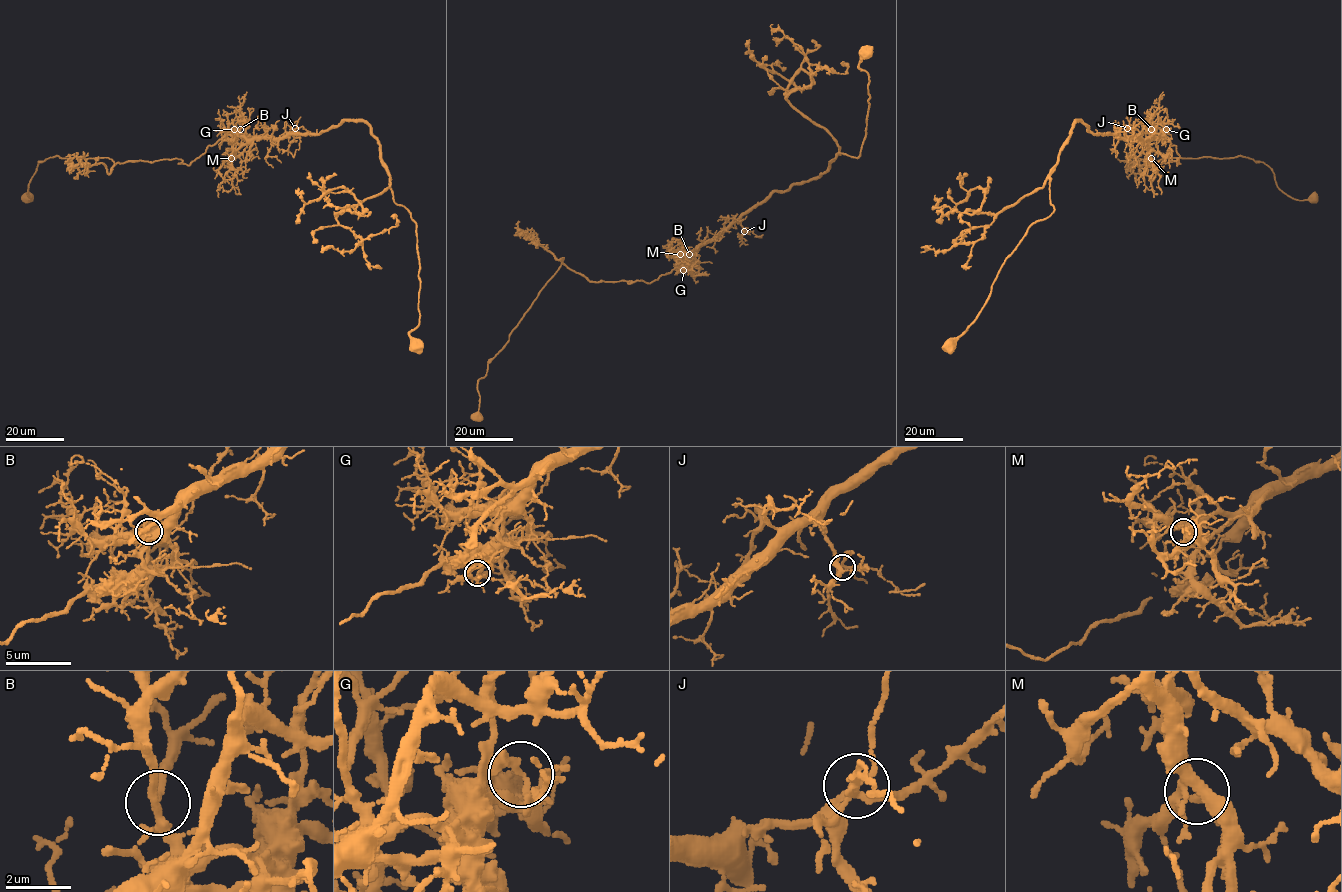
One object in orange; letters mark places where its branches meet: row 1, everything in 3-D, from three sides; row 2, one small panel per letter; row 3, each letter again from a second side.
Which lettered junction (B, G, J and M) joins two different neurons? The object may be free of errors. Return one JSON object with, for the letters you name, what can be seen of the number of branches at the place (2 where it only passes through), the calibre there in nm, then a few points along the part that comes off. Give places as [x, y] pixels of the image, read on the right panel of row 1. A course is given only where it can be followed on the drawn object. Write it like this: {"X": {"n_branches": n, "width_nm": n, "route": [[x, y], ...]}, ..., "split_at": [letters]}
{"G": {"n_branches": 5, "width_nm": 170, "route": [[1166, 129], [1178, 163], [1155, 168], [1168, 157], [1243, 156], [1264, 162], [1295, 199], [1317, 196]]}, "split_at": ["G"]}

